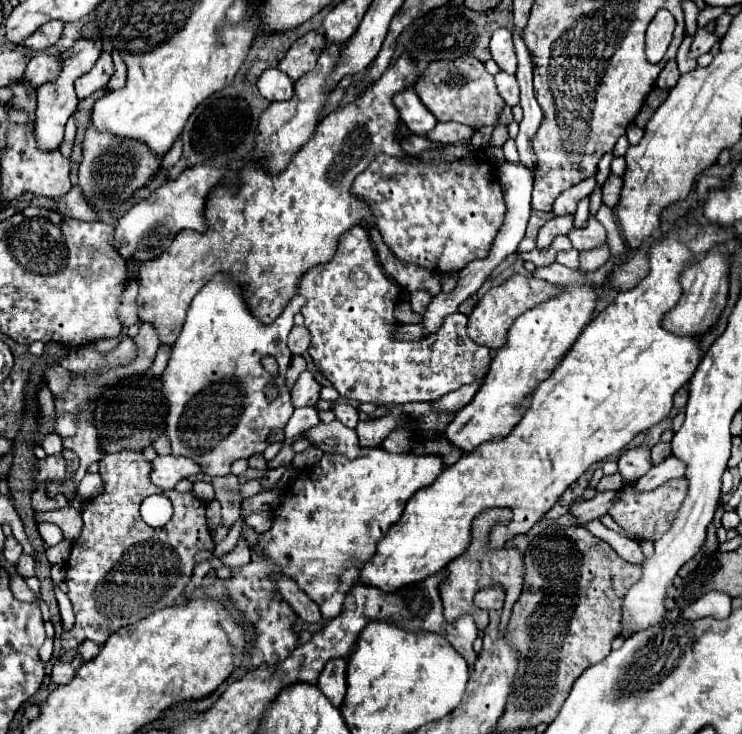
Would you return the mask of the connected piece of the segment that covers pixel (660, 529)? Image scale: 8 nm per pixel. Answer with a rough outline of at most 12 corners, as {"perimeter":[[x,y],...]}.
{"perimeter":[[686,479],[622,491],[608,515],[630,537],[658,541],[686,497]]}

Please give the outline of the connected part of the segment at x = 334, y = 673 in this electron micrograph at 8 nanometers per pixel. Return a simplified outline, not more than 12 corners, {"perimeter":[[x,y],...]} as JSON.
{"perimeter":[[328,661],[318,687],[332,705],[346,697],[346,661]]}

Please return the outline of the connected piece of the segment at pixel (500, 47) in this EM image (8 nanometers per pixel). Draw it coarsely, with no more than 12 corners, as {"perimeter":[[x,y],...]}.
{"perimeter":[[496,29],[492,59],[506,73],[516,73],[512,33]]}

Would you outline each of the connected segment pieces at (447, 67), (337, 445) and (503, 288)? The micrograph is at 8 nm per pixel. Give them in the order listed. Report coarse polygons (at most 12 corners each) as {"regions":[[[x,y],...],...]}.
{"regions":[[[476,57],[428,65],[414,91],[438,121],[494,127],[504,99]],[[338,419],[304,433],[324,453],[358,455],[358,435]],[[512,275],[468,317],[478,345],[500,349],[526,309],[556,295],[542,279]]]}

